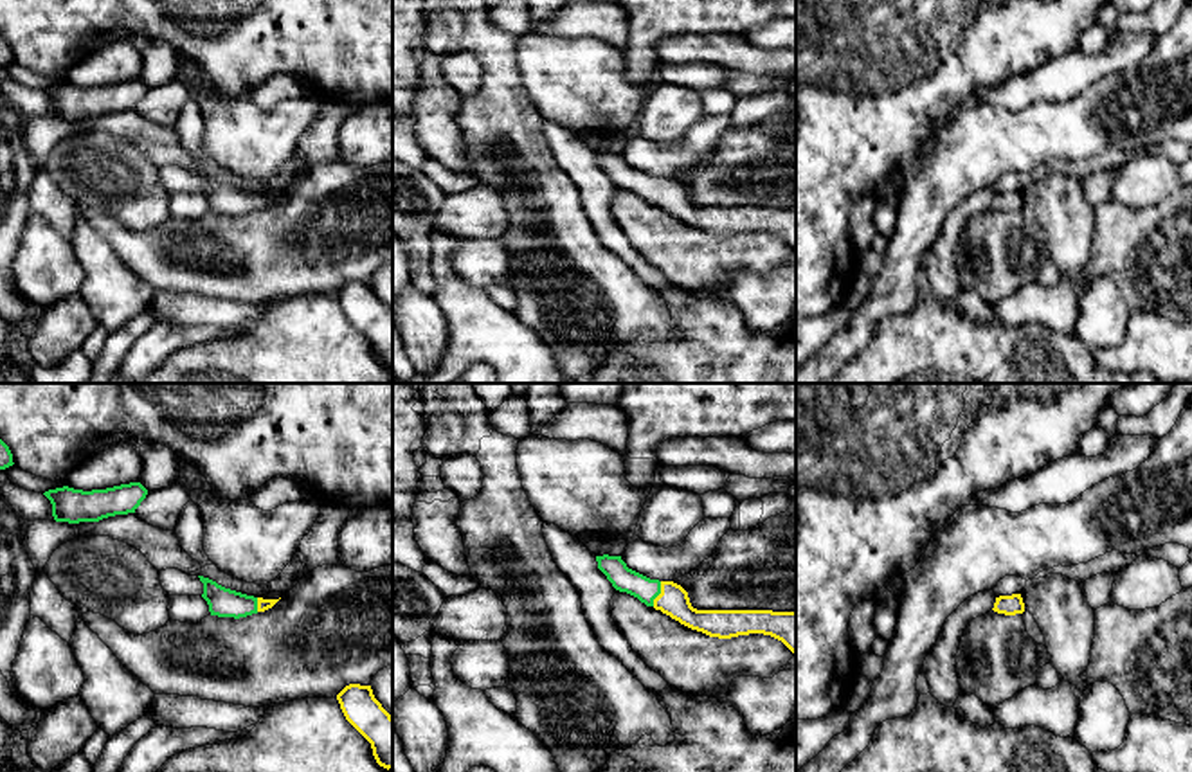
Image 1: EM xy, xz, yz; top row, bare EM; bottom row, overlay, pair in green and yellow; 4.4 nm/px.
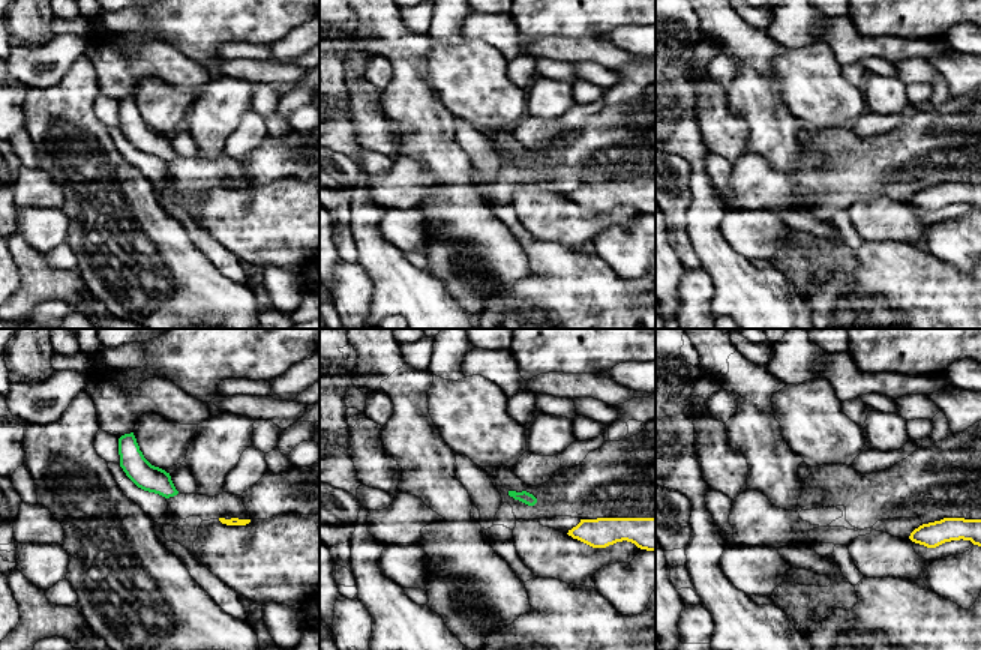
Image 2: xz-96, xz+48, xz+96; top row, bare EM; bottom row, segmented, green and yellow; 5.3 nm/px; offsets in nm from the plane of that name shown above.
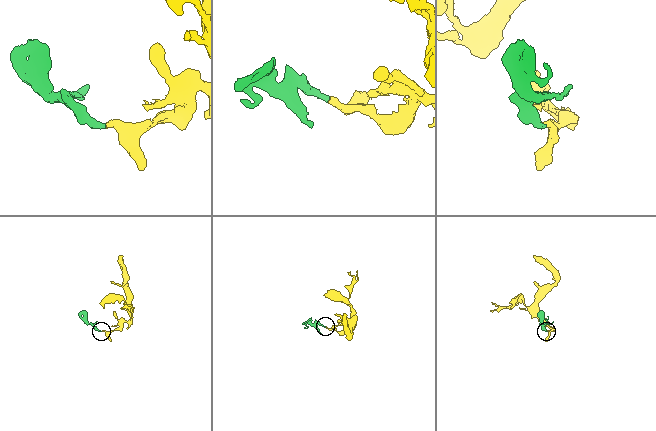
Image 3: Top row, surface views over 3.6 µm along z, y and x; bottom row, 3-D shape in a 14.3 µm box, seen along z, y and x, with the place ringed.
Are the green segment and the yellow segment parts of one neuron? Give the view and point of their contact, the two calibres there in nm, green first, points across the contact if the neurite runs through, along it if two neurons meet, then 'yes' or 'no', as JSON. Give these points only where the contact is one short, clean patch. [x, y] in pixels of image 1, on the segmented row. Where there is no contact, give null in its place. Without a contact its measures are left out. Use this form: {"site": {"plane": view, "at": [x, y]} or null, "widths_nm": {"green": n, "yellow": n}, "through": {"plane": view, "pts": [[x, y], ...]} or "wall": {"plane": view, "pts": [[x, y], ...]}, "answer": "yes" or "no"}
{"site": {"plane": "xz", "at": [659, 592]}, "widths_nm": {"green": 110, "yellow": 140}, "through": {"plane": "xz", "pts": [[625, 580], [659, 592], [674, 601]]}, "answer": "yes"}

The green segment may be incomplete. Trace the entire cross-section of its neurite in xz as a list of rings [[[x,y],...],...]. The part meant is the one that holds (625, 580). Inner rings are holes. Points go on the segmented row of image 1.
[[[603,554],[596,556],[596,561],[616,590],[637,597],[691,630],[718,639],[763,633],[781,641],[796,653],[796,610],[697,610],[681,585],[650,579],[628,569],[621,556]]]

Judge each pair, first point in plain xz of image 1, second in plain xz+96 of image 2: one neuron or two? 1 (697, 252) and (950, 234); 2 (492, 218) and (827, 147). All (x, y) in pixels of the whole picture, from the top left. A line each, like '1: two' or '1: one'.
1: two
2: one

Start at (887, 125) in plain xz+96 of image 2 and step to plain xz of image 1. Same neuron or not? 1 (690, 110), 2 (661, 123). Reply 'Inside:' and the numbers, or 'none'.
Inside: none

